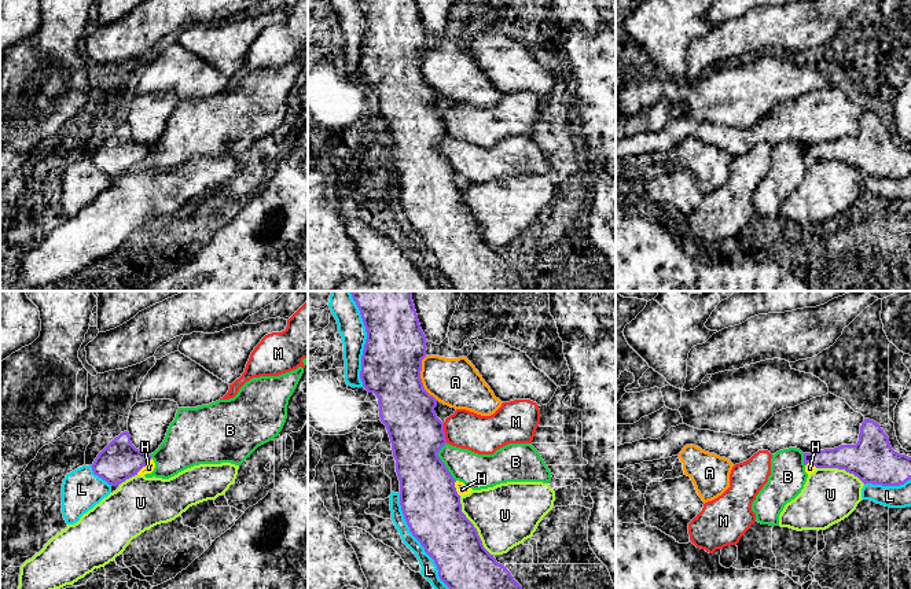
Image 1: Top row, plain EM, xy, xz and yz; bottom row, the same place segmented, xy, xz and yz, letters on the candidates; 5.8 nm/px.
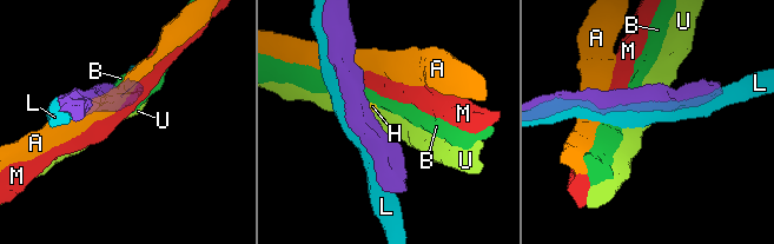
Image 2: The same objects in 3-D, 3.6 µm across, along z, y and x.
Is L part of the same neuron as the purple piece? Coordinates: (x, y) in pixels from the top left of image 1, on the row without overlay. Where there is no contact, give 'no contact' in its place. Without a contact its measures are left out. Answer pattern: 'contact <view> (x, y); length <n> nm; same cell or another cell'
contact xz (422, 238); length 700 nm; another cell

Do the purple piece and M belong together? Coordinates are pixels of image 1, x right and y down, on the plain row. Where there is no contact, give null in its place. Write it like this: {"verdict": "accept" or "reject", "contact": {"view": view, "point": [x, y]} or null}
{"verdict": "reject", "contact": {"view": "xz", "point": [444, 125]}}

